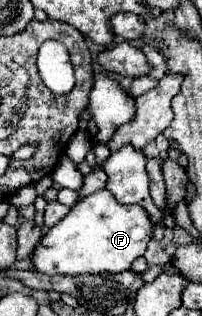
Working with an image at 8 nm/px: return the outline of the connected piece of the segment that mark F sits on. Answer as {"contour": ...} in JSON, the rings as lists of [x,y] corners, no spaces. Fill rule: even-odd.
{"contour":[[[103,188],[79,200],[71,208],[71,212],[41,238],[31,260],[35,268],[45,274],[79,276],[99,272],[123,272],[131,268],[135,258],[145,254],[151,238],[153,222],[147,210],[139,204],[121,206],[113,198],[113,194]]]}

